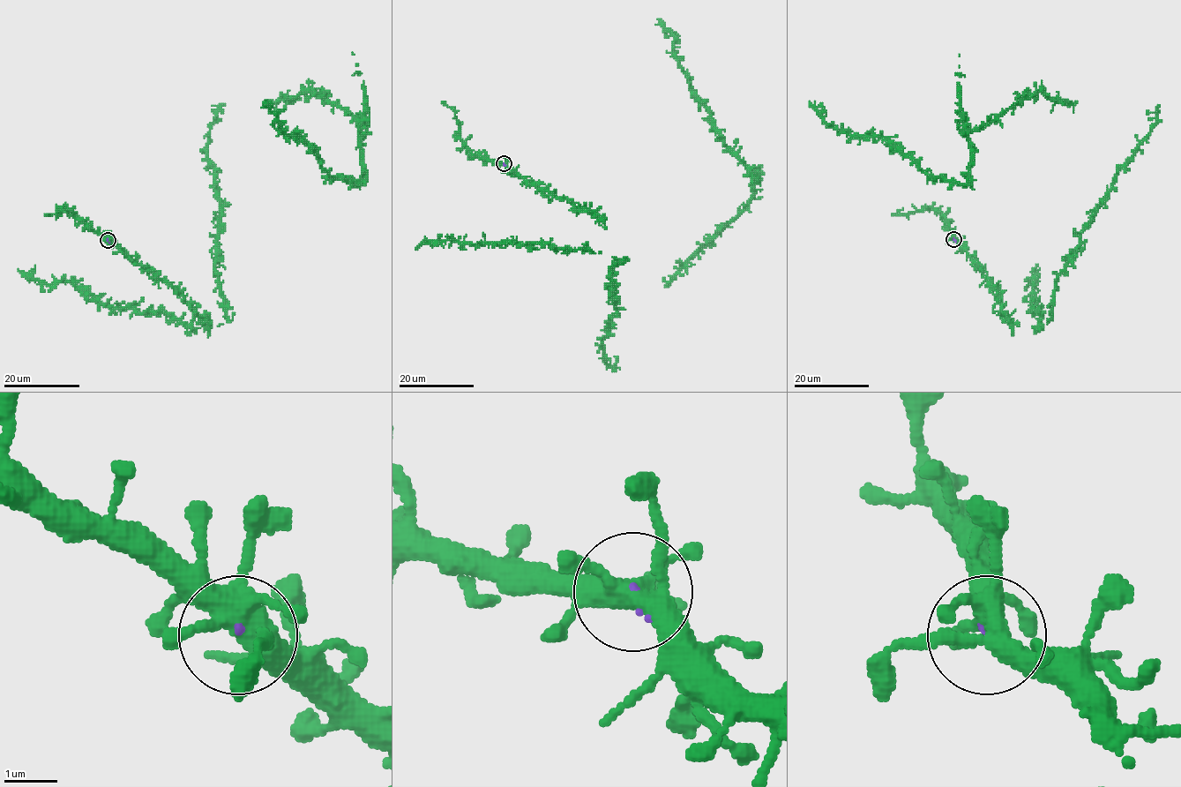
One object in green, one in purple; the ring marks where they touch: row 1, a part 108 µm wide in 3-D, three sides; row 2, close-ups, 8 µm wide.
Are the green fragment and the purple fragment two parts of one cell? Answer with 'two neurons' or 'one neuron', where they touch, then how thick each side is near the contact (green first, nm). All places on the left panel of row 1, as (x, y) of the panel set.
one neuron; at (108, 240); 440 nm thick on the green side, 50 nm on the other

